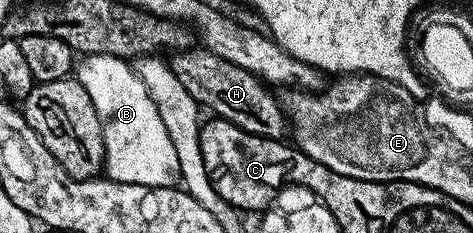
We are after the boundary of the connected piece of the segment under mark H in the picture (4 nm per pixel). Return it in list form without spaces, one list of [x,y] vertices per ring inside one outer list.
[[[205,48],[183,50],[175,53],[171,58],[174,59],[169,59],[168,64],[172,68],[176,80],[180,80],[180,84],[184,84],[188,96],[192,96],[192,100],[196,100],[199,107],[206,109],[207,106],[211,110],[209,112],[211,115],[228,120],[232,124],[236,124],[236,128],[244,128],[244,132],[252,132],[261,138],[282,140],[287,137],[288,119],[281,101],[276,96],[274,98],[271,87],[256,77],[255,74],[232,64],[232,60],[224,60],[220,56],[216,56],[212,51]]]

